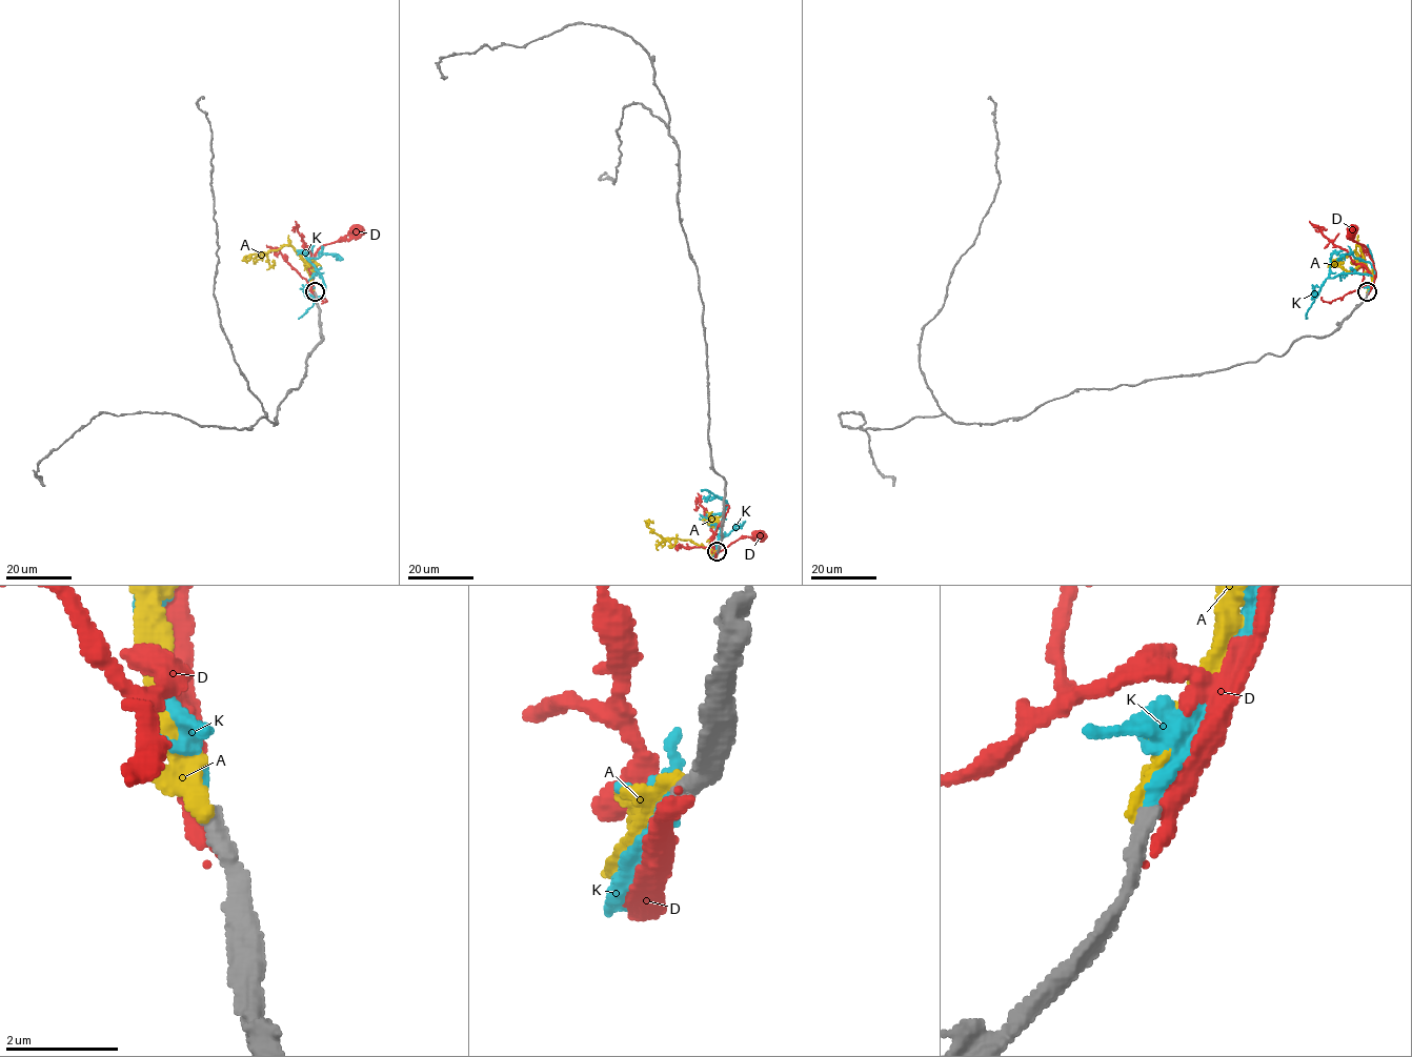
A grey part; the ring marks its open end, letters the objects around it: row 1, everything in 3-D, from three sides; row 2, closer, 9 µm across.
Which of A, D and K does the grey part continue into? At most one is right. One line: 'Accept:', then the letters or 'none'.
Accept: K

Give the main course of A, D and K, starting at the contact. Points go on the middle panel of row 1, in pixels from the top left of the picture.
A: (717, 550), (712, 555), (692, 542), (660, 537), (646, 523), (653, 523)
D: (718, 551), (713, 559), (742, 536), (760, 534)
K: (717, 551), (713, 557), (726, 503), (701, 489)

